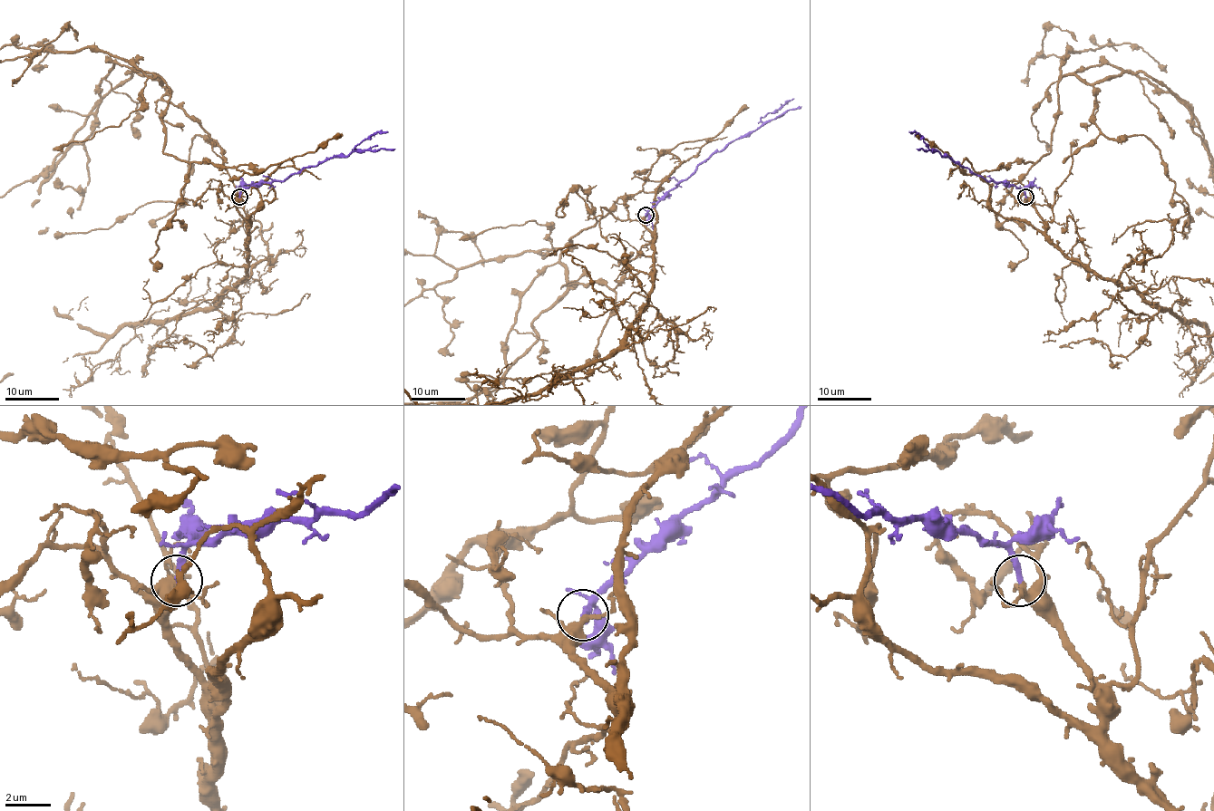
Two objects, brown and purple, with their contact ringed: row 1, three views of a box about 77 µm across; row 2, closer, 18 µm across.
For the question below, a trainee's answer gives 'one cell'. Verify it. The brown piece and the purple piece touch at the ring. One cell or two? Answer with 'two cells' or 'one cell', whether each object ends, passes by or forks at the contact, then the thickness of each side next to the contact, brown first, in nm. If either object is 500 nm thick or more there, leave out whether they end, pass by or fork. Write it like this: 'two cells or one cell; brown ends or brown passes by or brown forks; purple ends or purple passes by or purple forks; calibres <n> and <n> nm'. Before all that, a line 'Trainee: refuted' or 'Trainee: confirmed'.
Trainee: confirmed
one cell; brown passes by; purple ends; calibres 200 and 280 nm

